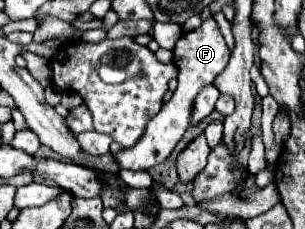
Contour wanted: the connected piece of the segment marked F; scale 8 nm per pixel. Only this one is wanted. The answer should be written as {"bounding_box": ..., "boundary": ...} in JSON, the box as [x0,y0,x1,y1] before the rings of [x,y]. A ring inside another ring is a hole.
{"bounding_box":[115,18,231,170],"boundary":[[[213,18],[203,20],[203,24],[197,30],[191,30],[189,34],[185,32],[175,48],[173,48],[173,64],[179,70],[179,86],[173,92],[171,100],[163,104],[161,112],[151,120],[151,124],[147,124],[147,132],[143,134],[143,140],[139,140],[139,144],[135,144],[135,148],[123,148],[115,154],[115,160],[119,162],[121,168],[129,168],[129,170],[149,170],[155,164],[161,164],[171,150],[175,148],[175,144],[181,140],[183,132],[187,130],[187,126],[191,124],[191,114],[193,114],[193,102],[197,98],[197,94],[213,84],[215,76],[219,76],[225,68],[227,62],[231,58],[231,52],[219,32],[219,26]]]}

